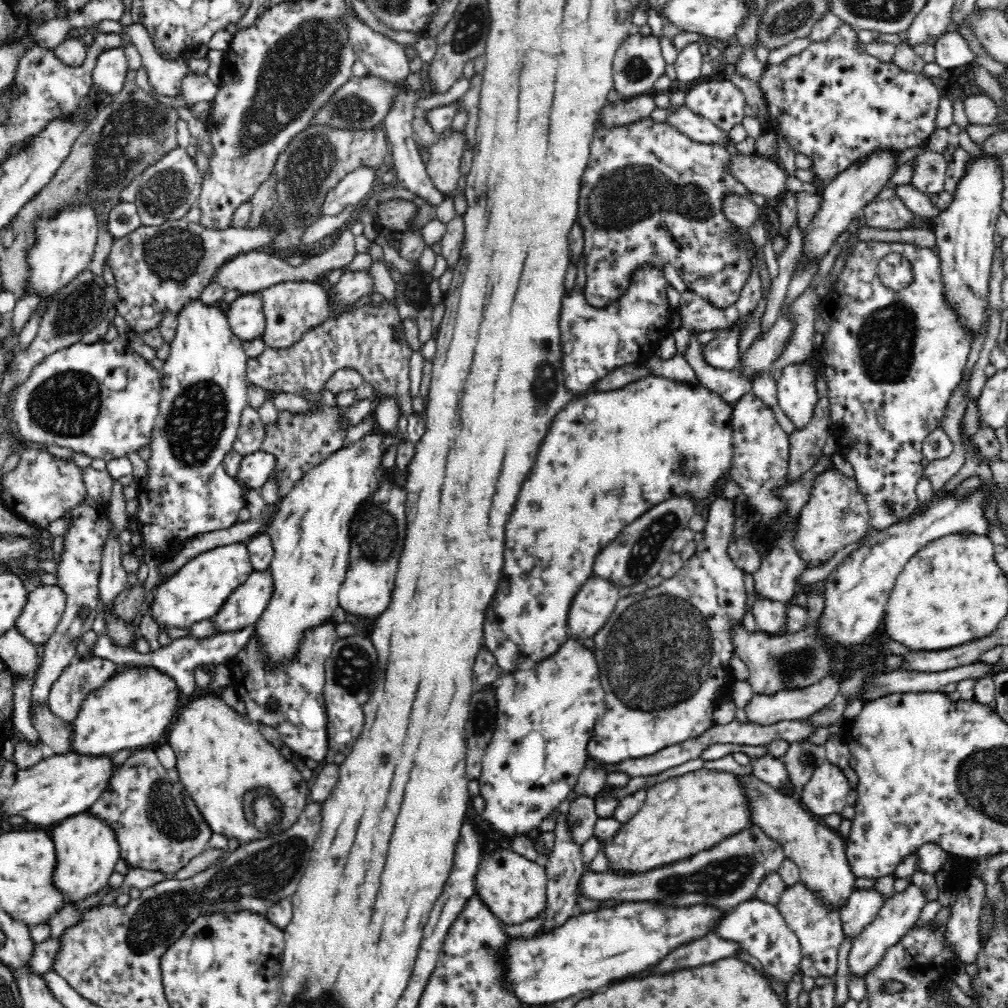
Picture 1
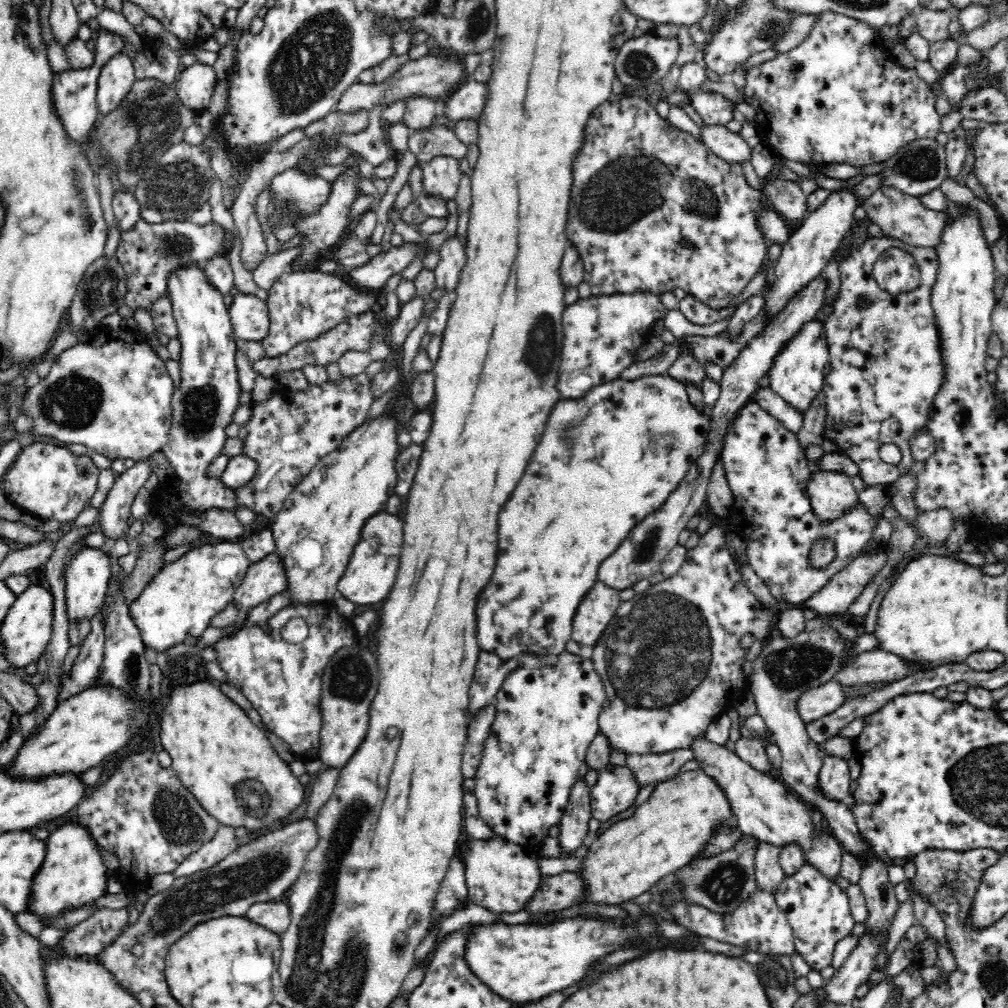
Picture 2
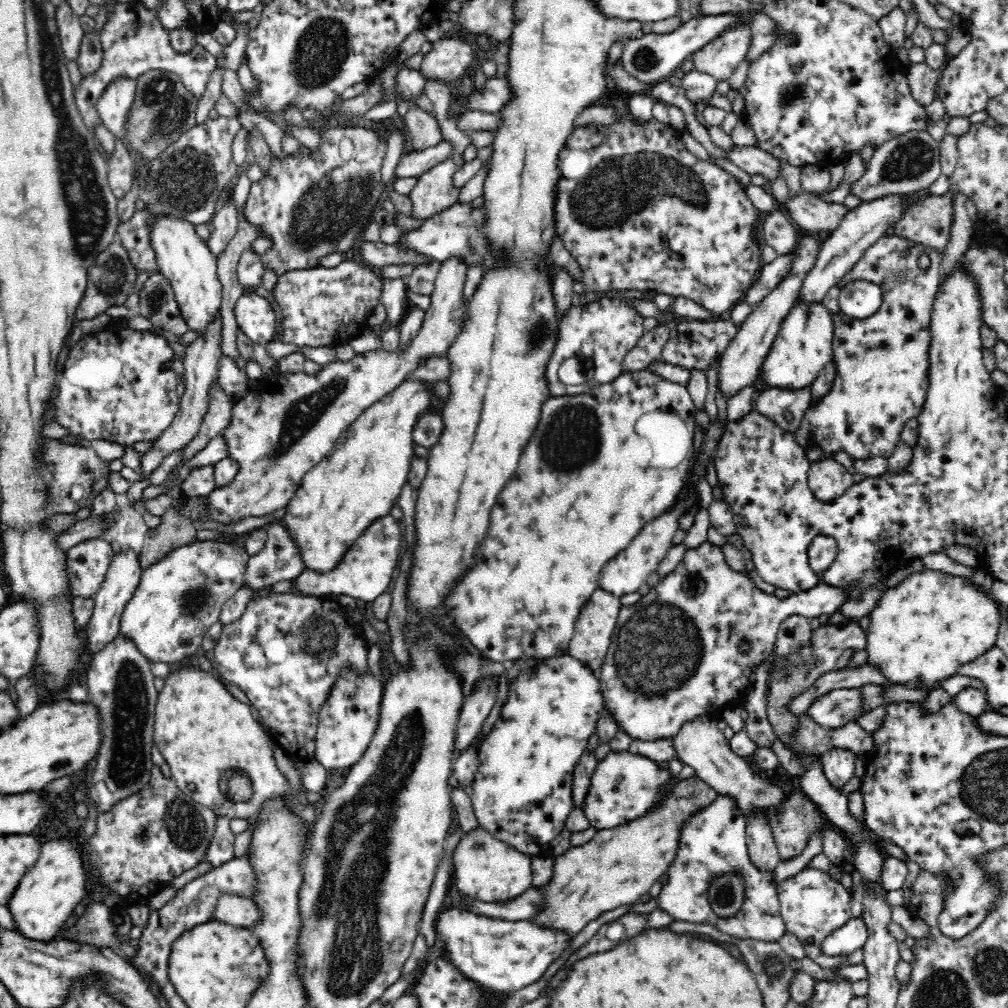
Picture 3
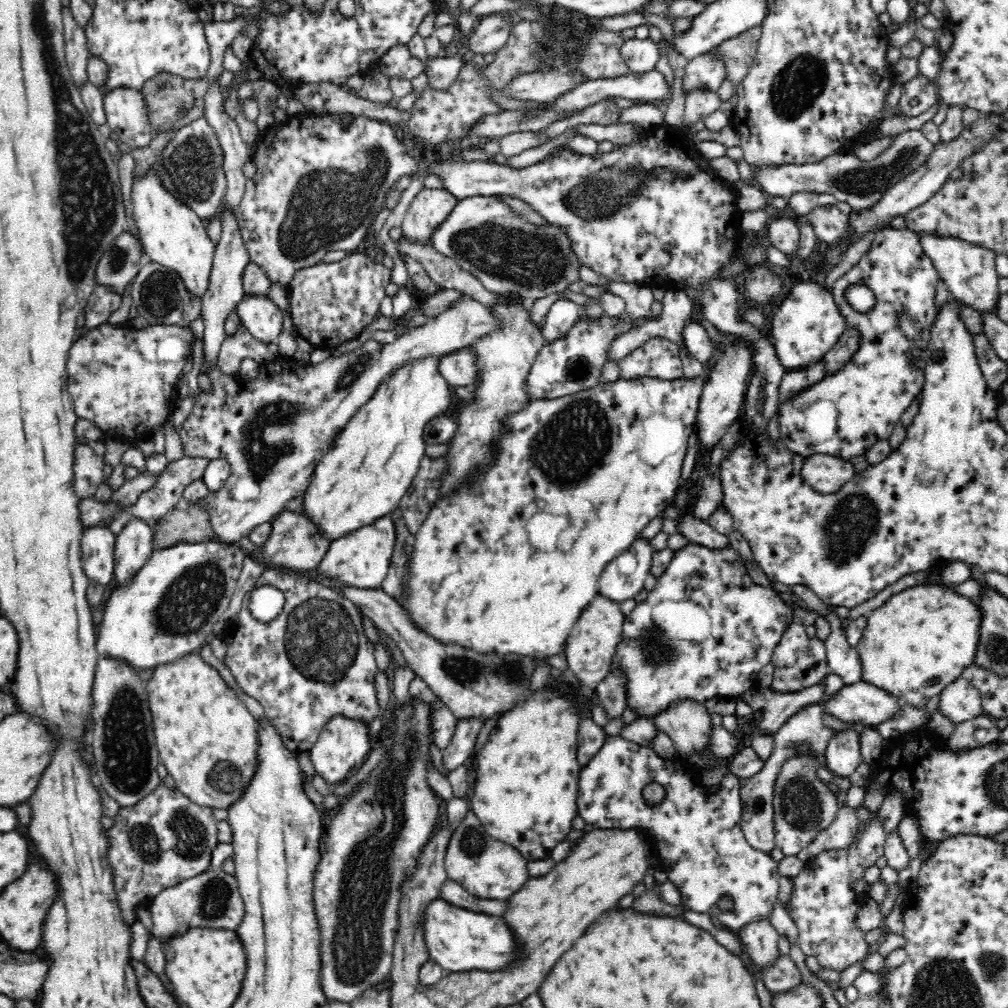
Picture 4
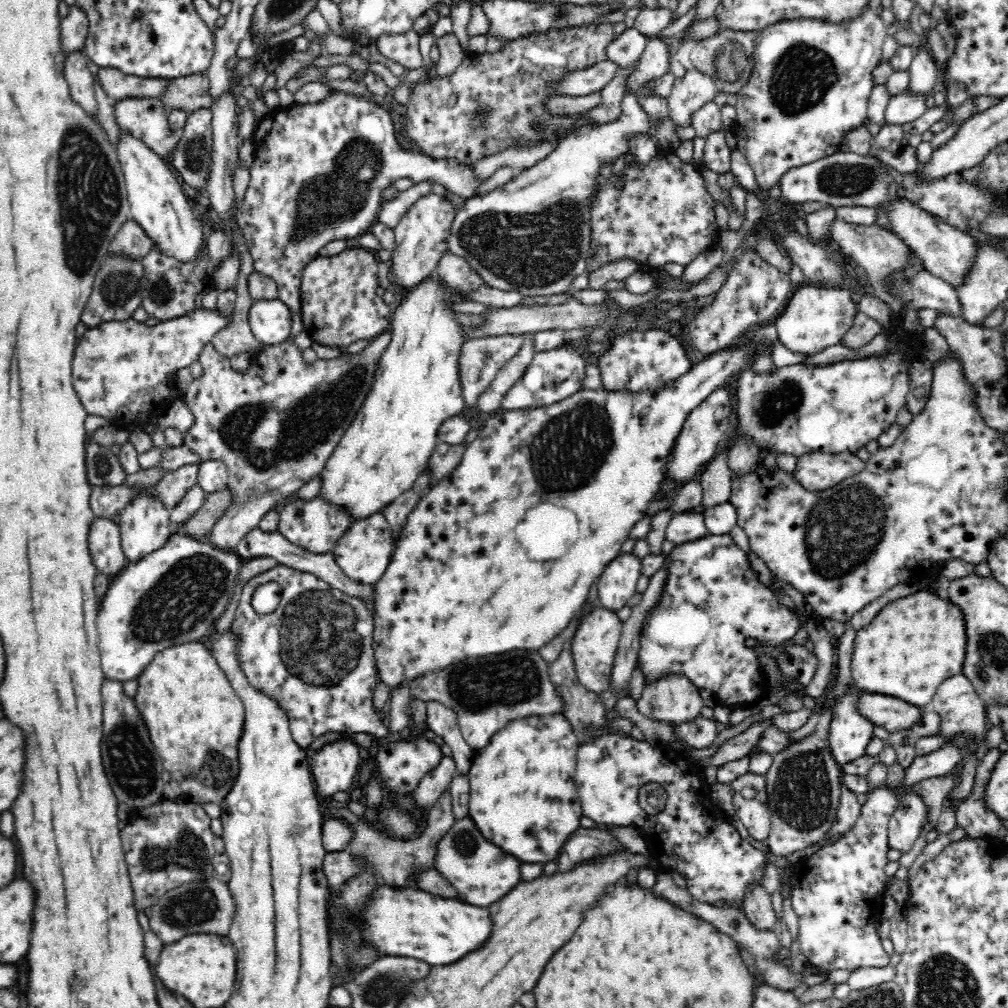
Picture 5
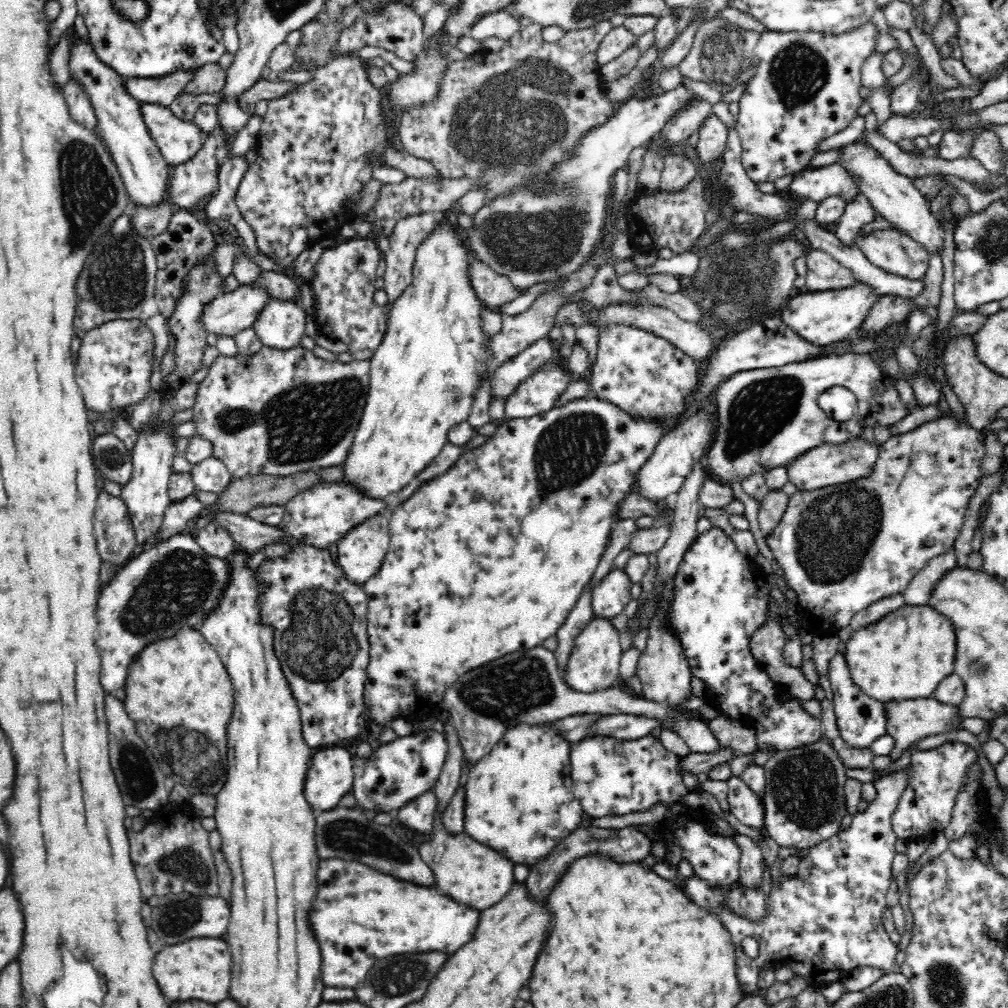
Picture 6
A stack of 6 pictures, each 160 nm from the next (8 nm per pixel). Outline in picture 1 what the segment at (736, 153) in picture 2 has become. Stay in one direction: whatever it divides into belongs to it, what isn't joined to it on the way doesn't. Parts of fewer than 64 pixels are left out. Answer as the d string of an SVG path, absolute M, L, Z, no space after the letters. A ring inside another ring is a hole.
M684 104L672 111L666 122L700 144L718 144L724 147L729 140L730 146L735 145L732 137L724 129L716 126L710 120L694 114Z

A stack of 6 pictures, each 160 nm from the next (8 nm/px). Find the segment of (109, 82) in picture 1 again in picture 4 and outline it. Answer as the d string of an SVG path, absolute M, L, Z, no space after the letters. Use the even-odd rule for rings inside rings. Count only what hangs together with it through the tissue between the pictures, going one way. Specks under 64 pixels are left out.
M127 86L118 87L106 92L103 96L103 109L107 125L112 130L112 135L120 142L126 143L132 149L146 148L150 146L154 138L154 127L150 123L150 111L148 103L144 99L142 91Z

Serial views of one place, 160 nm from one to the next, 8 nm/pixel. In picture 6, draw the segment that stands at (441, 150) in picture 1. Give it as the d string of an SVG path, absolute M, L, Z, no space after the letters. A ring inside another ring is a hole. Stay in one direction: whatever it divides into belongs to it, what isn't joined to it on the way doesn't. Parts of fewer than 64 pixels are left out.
M426 213L402 218L389 238L390 250L385 253L384 292L388 295L387 310L412 283L412 270L417 244L437 223L438 214Z

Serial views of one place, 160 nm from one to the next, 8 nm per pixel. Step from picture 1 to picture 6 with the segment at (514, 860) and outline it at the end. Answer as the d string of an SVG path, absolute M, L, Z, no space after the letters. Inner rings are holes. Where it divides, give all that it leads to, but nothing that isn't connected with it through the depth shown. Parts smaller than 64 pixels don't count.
M440 811L434 814L430 840L418 845L418 852L434 874L436 888L454 902L483 911L498 904L516 884L513 862L500 852L469 838L465 832L450 836L443 828Z

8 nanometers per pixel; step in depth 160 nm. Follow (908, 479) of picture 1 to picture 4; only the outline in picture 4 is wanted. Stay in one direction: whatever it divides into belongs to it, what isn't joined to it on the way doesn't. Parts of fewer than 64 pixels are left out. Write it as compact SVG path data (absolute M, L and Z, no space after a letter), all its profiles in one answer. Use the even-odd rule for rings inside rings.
M887 227L876 231L870 251L832 284L834 301L846 317L847 324L862 330L862 345L842 368L833 373L825 373L822 380L780 402L775 419L781 444L802 457L820 454L850 460L864 455L877 439L889 438L892 429L900 421L901 414L914 398L921 395L925 381L925 348L929 344L931 329L938 313L935 297L939 280L932 262L921 250L914 231L906 227L902 230ZM854 286L868 287L874 293L876 304L870 310L860 311L848 305L847 290Z

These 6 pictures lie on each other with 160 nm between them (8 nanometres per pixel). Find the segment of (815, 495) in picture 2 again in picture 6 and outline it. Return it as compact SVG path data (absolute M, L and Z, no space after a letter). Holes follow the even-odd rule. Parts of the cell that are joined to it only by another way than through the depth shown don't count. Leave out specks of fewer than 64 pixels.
M861 436L839 443L824 441L808 452L804 452L786 466L789 481L797 486L797 490L806 492L868 478L876 470L876 462L880 458L880 446L875 439L864 440Z

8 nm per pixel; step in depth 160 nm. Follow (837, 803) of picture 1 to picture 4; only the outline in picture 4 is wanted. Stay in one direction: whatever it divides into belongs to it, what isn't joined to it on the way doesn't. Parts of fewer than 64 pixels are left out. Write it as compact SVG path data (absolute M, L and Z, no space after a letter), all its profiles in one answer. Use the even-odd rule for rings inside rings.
M856 728L834 730L825 750L827 769L834 776L848 778L862 762L860 732Z

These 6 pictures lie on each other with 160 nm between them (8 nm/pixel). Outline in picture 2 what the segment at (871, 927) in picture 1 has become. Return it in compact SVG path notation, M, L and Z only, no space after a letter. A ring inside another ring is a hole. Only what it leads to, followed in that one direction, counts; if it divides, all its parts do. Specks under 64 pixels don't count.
M864 933L854 952L835 970L832 978L824 981L825 998L838 1006L850 1004L858 987L874 970L873 958L884 942L888 942L888 937L871 938Z

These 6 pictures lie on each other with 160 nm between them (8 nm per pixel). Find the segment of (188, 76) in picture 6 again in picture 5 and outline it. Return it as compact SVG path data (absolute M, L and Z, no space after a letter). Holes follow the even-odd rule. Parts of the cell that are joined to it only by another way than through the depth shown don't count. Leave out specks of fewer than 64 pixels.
M100 67L98 84L112 102L126 100L126 98L158 99L158 96L162 96L168 90L170 79L134 76L124 74L116 68Z

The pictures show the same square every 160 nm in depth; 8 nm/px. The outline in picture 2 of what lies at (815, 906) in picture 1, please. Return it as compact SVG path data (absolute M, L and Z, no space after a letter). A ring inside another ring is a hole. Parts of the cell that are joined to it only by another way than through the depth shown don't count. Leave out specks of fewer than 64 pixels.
M803 864L793 873L792 876L785 877L772 893L792 927L796 952L812 969L820 971L831 966L835 944L852 932L854 917L848 905L846 891L828 880L820 869L812 864Z

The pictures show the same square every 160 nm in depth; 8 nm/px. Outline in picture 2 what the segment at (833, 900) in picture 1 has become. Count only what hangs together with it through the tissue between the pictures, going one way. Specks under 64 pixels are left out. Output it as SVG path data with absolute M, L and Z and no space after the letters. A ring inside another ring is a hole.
M705 734L690 745L688 750L692 751L692 760L698 762L699 770L714 780L725 794L736 825L743 833L776 844L780 848L790 841L800 841L806 854L806 864L820 869L828 880L834 883L837 881L841 876L843 847L831 833L822 830L822 834L816 834L811 811L794 796L793 791L788 791L788 786L780 779L774 780L770 775L754 769L735 752L728 750L725 744L711 742Z

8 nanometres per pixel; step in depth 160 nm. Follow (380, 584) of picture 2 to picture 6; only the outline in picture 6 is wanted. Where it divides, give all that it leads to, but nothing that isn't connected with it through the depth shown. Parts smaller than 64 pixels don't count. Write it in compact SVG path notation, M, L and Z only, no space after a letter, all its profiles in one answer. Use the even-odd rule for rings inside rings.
M376 515L348 531L337 543L338 562L352 581L363 585L378 572L390 546L389 521Z

